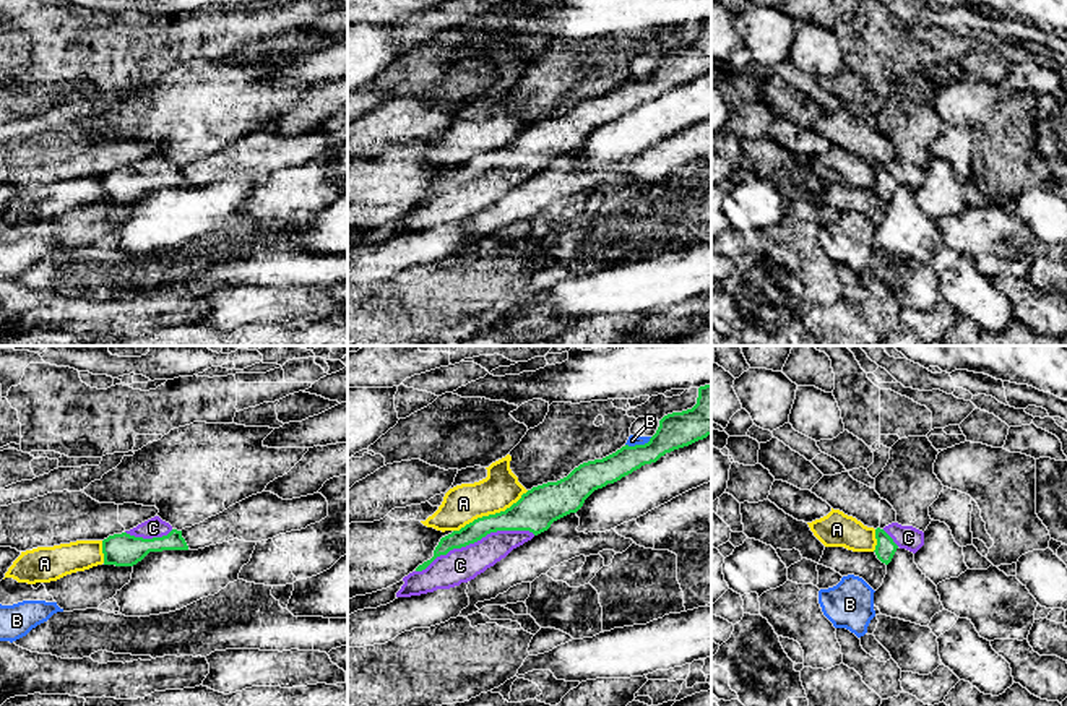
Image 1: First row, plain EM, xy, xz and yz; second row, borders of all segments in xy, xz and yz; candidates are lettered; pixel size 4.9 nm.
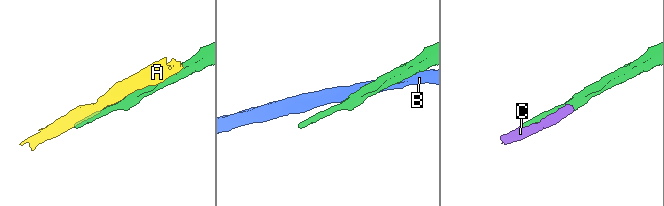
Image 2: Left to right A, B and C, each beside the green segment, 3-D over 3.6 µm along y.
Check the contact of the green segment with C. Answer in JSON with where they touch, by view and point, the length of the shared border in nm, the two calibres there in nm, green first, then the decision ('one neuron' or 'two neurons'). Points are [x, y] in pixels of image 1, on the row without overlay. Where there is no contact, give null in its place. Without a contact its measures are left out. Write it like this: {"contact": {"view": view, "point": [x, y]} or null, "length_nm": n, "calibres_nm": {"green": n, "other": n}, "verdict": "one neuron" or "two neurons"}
{"contact": {"view": "xz", "point": [475, 177]}, "length_nm": 600, "calibres_nm": {"green": 140, "other": 180}, "verdict": "one neuron"}

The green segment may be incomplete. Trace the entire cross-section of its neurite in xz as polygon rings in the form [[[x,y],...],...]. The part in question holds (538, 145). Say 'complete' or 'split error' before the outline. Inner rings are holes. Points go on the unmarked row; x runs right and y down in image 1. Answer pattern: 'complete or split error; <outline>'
split error; [[[711,19],[698,24],[697,41],[692,45],[664,52],[648,80],[625,81],[603,96],[583,99],[557,118],[533,123],[505,148],[477,154],[460,167],[442,174],[434,187],[434,193],[403,214],[404,221],[396,229],[396,234],[450,226],[474,216],[505,195],[513,185],[547,167],[554,157],[577,149],[594,127],[614,120],[641,102],[656,99],[666,89],[689,83],[708,71],[711,71]]]

